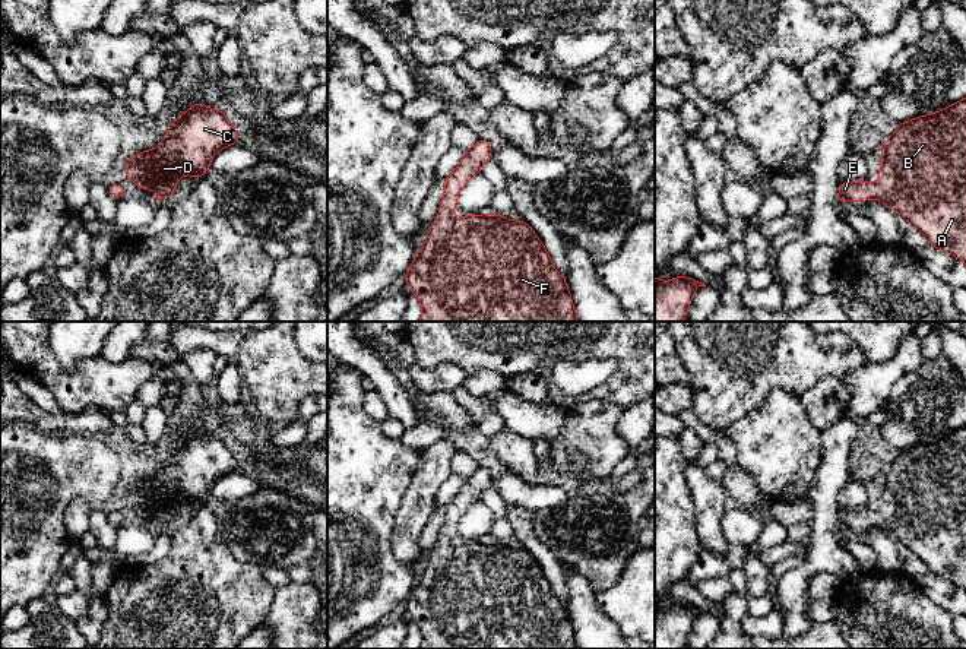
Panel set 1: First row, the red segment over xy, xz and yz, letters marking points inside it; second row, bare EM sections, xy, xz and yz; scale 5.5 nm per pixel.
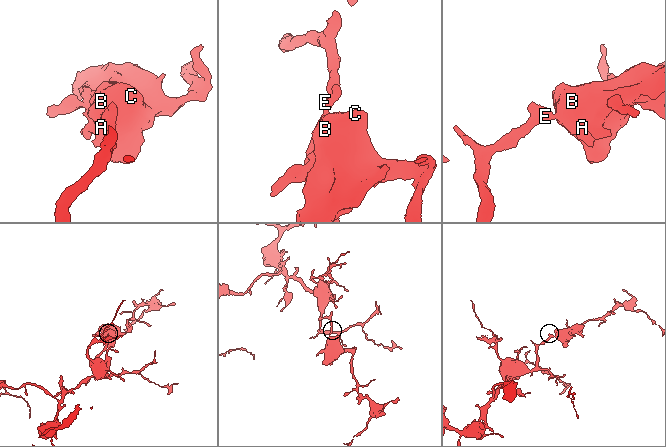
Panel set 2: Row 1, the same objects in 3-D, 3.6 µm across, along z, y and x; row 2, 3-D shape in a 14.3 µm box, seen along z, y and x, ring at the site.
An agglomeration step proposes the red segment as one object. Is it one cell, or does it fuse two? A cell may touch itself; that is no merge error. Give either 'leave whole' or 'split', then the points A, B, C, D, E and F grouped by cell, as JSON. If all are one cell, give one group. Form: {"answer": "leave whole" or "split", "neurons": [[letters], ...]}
{"answer": "leave whole", "neurons": [["A", "B", "C", "D", "E", "F"]]}

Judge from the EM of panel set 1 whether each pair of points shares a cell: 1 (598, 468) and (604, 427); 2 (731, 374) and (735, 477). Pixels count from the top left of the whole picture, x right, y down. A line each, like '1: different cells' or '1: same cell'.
1: same cell
2: different cells

